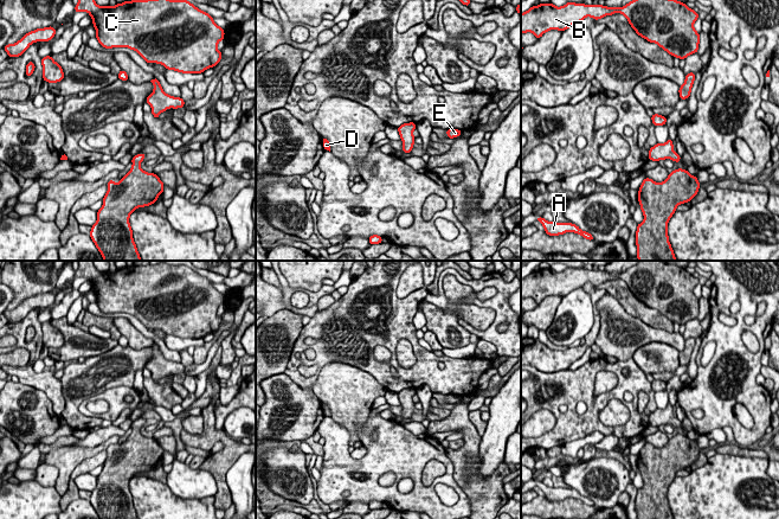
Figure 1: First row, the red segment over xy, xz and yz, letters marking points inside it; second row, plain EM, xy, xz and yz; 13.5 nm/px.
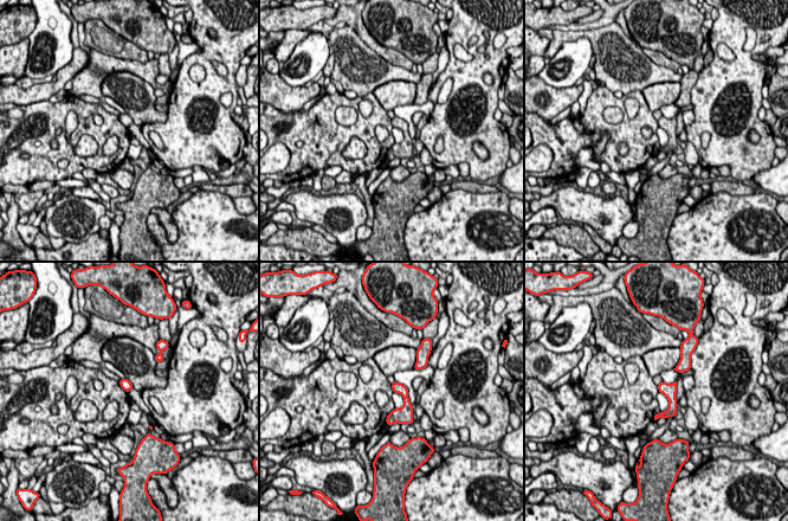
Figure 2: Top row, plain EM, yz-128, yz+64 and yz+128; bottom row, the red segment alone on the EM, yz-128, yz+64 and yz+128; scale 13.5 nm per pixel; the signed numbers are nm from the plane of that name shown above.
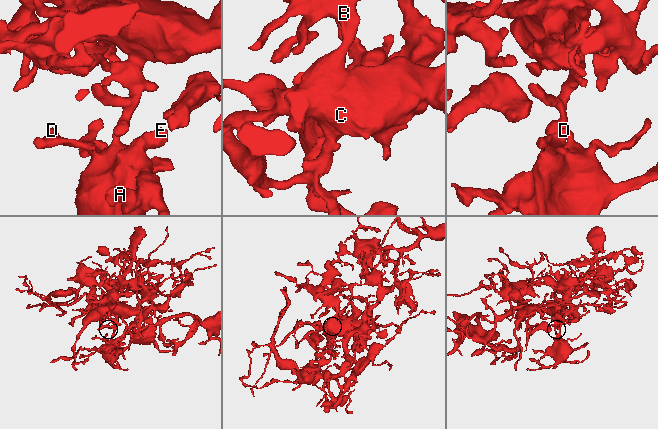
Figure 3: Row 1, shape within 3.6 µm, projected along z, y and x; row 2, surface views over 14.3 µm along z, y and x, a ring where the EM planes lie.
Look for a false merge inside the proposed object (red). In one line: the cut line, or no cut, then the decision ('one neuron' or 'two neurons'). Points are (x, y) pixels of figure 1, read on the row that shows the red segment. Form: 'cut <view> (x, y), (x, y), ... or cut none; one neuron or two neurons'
cut none; one neuron

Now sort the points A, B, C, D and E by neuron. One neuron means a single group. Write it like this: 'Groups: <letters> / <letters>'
Groups: A B C D E

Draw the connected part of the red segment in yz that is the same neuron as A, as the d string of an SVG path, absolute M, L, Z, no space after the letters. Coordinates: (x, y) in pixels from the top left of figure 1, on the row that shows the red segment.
M542 217L536 218L537 222L542 224L545 228L545 231L548 236L559 236L564 235L566 232L574 232L588 241L594 241L593 236L590 232L582 231L579 229L578 225L572 224L572 223L556 223L556 222L547 222Z

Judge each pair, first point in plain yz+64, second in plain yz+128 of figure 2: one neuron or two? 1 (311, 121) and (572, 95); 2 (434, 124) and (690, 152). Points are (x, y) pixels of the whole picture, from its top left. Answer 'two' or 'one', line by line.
1: two
2: two

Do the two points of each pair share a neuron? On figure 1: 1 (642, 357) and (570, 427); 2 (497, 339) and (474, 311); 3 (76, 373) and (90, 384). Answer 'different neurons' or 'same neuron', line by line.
1: different neurons
2: different neurons
3: same neuron

